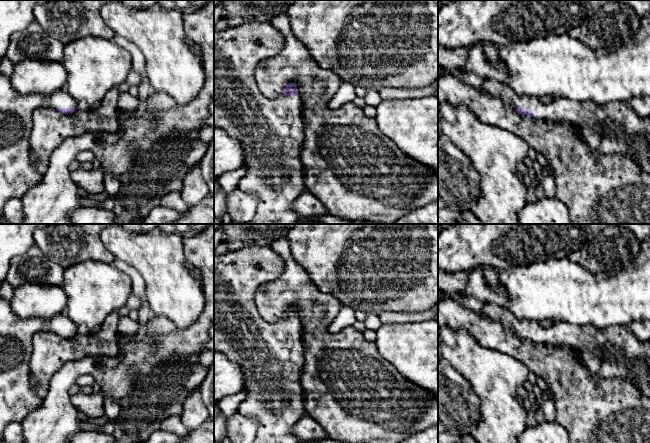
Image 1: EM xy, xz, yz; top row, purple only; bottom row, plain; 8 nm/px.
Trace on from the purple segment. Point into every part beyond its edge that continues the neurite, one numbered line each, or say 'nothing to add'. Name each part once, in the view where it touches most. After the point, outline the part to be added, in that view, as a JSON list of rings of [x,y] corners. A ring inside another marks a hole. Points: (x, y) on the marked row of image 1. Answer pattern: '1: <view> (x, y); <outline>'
1: yz (613, 128); [[[484,80],[480,90],[491,96],[498,96],[505,103],[516,108],[529,108],[537,118],[555,122],[570,123],[582,134],[587,147],[597,154],[622,154],[630,157],[650,175],[650,117],[641,118],[629,101],[609,102],[598,105],[592,101],[576,102],[567,98],[553,99],[546,104],[543,99],[520,97],[509,86],[495,80]]]

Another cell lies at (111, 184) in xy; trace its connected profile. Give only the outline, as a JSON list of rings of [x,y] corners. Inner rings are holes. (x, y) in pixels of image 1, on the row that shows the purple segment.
[[[105,175],[104,177],[104,189],[109,195],[110,199],[114,199],[120,188],[119,179],[113,175]]]

